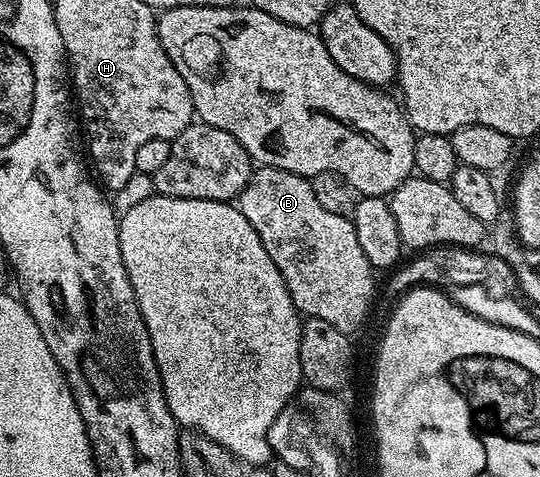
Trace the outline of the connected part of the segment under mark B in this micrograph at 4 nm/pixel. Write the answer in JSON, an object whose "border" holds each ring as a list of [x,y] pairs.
{"border":[[[263,165],[251,172],[250,182],[236,199],[236,207],[244,219],[252,223],[256,235],[260,235],[260,243],[264,243],[264,251],[272,255],[272,263],[276,263],[280,275],[284,275],[284,283],[299,314],[324,319],[324,323],[332,323],[336,331],[345,333],[361,321],[370,300],[371,280],[376,271],[360,248],[353,220],[347,214],[345,217],[342,213],[333,213],[328,206],[322,205],[310,185],[313,184],[300,175]]]}

